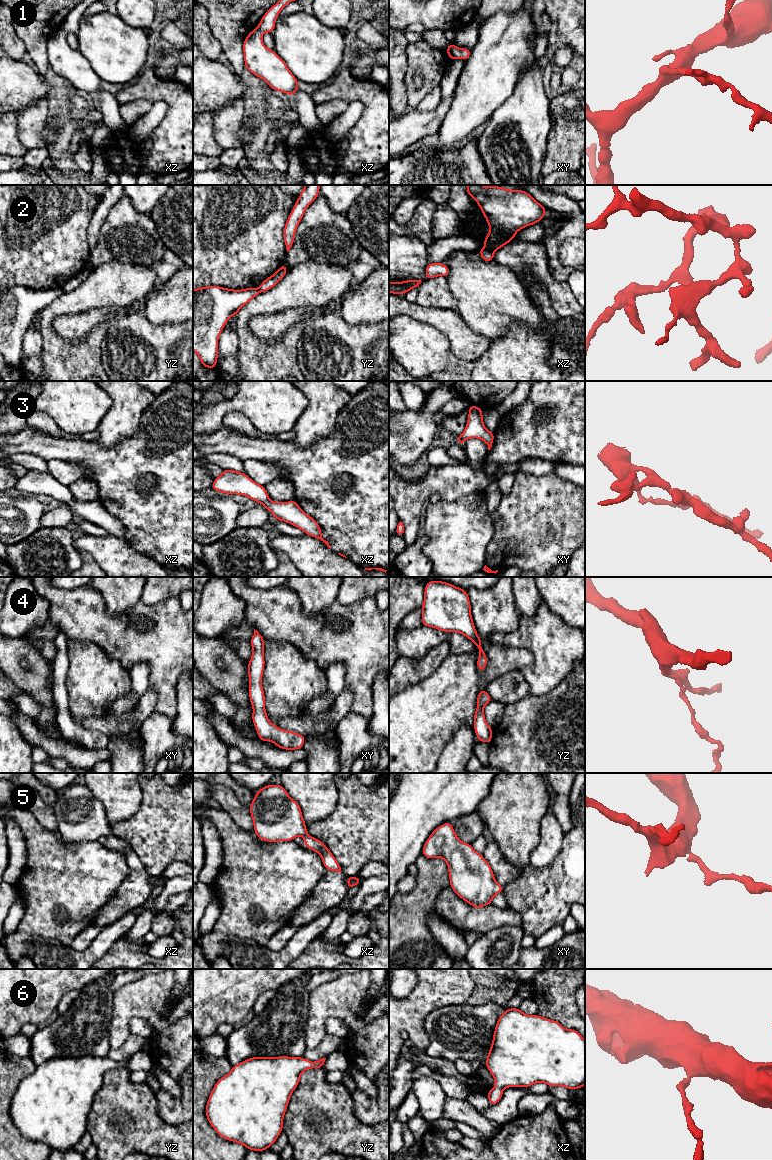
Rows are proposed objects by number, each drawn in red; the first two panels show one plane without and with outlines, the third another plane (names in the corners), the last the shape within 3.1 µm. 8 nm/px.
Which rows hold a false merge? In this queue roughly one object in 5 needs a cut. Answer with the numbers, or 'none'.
2

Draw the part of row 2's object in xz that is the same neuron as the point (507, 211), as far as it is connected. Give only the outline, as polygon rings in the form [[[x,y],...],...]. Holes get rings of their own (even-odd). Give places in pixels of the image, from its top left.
[[[467,185],[466,191],[475,199],[490,227],[484,249],[492,252],[512,241],[519,230],[538,223],[548,209],[525,190]]]

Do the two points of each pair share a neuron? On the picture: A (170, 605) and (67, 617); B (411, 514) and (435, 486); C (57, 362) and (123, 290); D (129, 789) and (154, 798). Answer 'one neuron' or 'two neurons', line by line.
A: one neuron
B: one neuron
C: one neuron
D: two neurons

